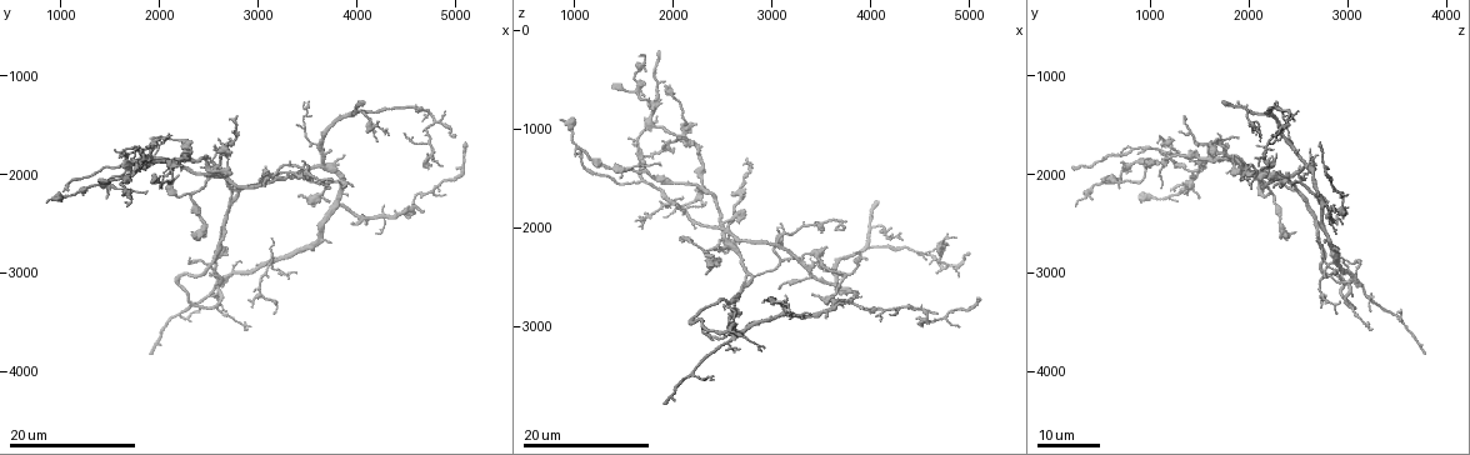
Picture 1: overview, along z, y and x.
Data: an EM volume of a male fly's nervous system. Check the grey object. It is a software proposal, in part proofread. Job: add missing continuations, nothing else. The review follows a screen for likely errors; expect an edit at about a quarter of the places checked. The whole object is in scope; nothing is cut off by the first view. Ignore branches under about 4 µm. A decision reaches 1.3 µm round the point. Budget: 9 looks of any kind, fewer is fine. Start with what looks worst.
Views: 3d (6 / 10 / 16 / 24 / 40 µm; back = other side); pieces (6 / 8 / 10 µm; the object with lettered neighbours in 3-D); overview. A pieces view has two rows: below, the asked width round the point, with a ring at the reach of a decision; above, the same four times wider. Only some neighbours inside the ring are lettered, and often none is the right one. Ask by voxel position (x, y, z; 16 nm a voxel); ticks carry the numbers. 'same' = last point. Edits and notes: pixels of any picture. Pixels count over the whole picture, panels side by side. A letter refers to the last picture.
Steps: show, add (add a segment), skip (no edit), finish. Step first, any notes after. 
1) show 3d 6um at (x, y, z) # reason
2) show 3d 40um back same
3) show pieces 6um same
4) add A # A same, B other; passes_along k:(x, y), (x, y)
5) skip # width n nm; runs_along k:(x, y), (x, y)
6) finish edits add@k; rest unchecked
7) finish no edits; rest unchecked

show 3d 16um at (1840, 1920, 220) # long arm stops here

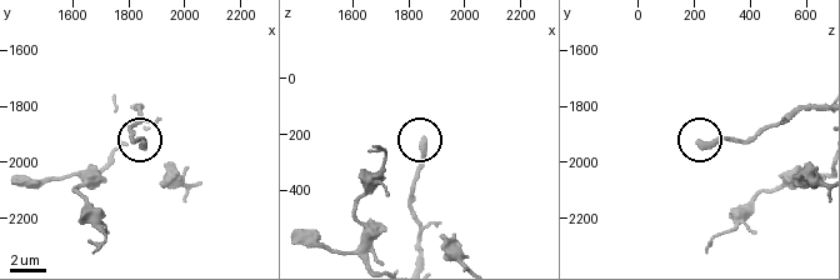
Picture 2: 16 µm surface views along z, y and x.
show pieces 10um at (1860, 1930, 220)

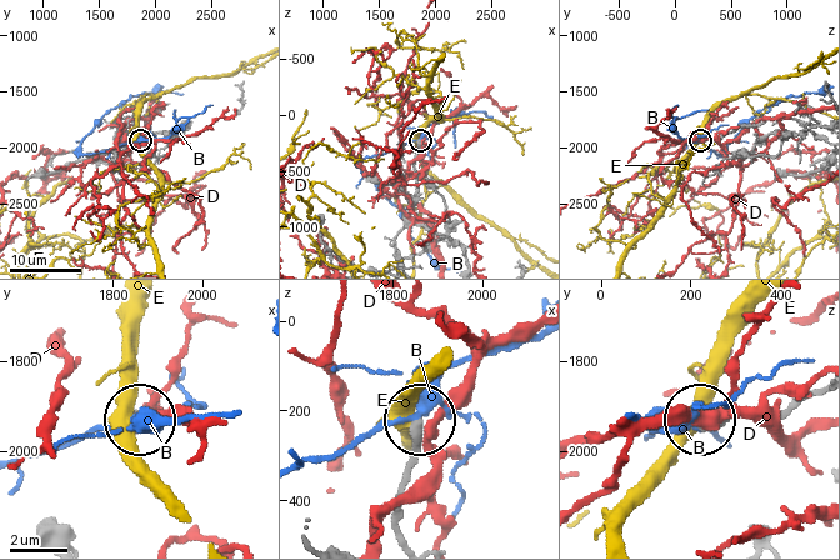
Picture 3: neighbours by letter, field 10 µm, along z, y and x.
skip # B other, D other, E other; no lettered segment goes on from it

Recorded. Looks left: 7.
show 3d 16um at (4040, 1280, 1760) # branch stops here

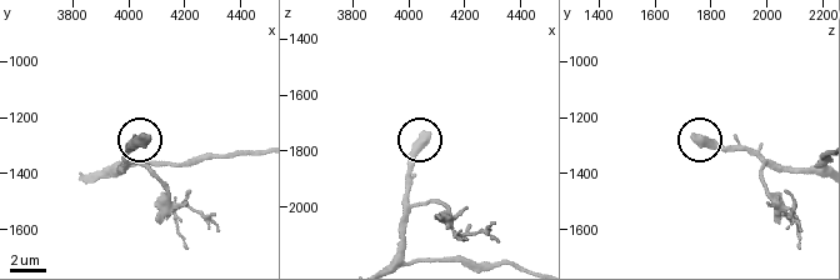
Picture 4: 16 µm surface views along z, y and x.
show pieces 6um at (4060, 1260, 1740)

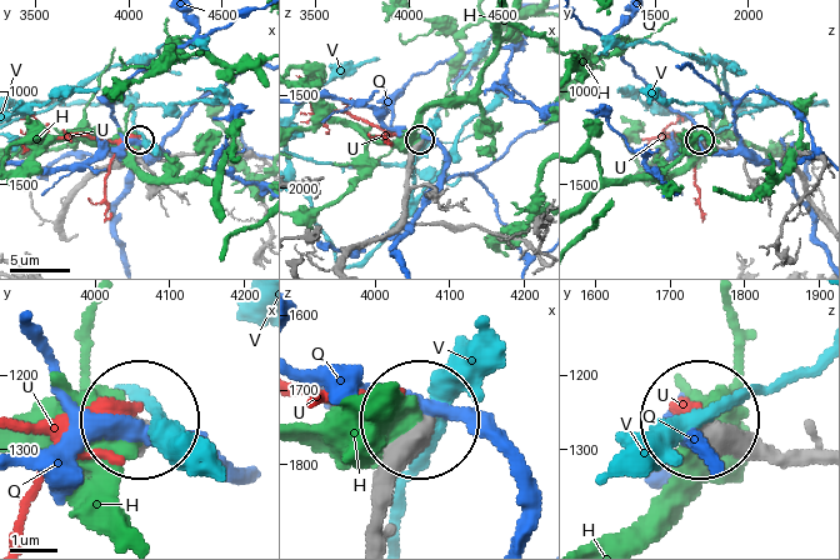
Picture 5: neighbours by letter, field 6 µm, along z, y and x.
skip # H other, Q other, U other, V other; none of them fits

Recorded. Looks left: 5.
show 3d 24um at (1920, 3820, 3780) # an open end

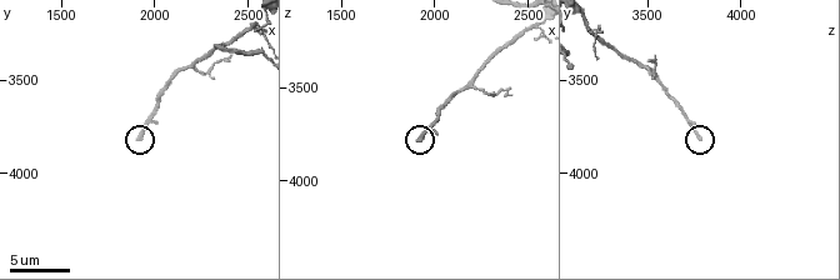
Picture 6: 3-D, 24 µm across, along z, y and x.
show pieces 10um at (1920, 3820, 3780) # see the neighbours

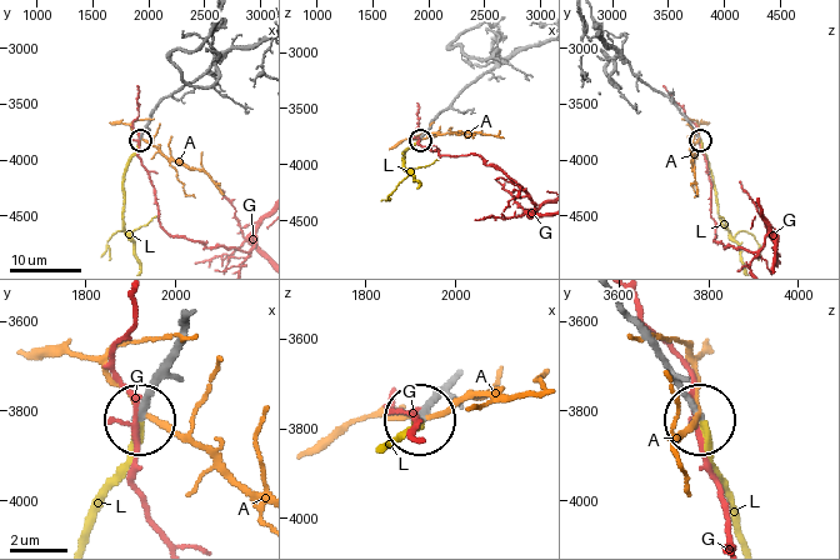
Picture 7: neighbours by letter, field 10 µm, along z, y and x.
add L # A other, G other, L same; the neuron continues

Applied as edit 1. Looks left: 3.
show overview # redraw

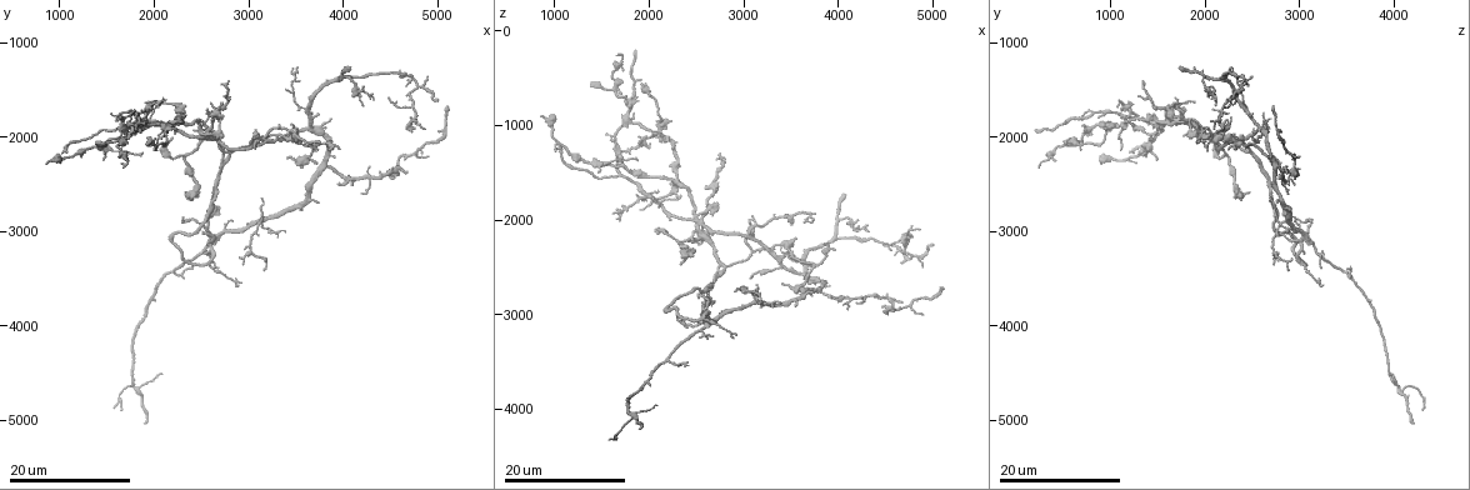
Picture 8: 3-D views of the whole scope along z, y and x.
show 3d 24um at (1920, 5000, 4220) # branch stops here

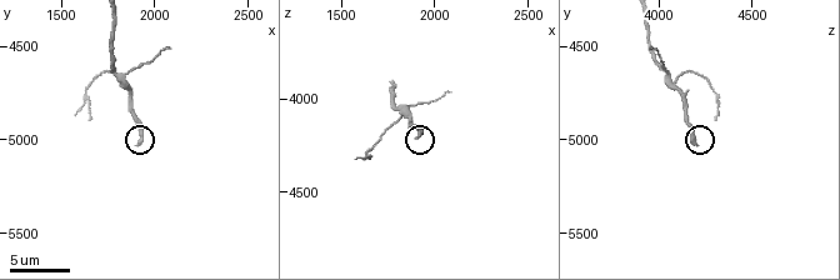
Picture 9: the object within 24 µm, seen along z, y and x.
show pieces 10um at (1900, 5040, 4220)

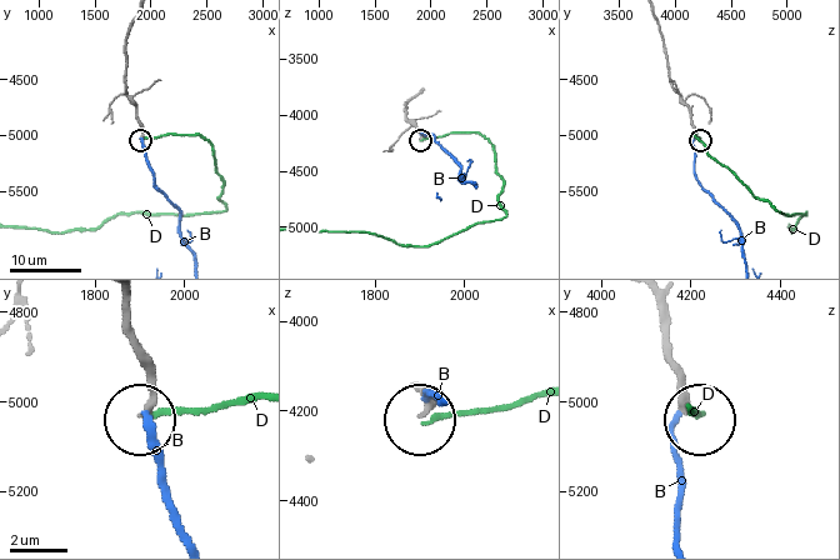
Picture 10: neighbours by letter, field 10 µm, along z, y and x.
add B # B same, D other; passes_along 10:(661, 336), (684, 385), (676, 535); it goes on there

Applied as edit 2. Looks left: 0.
finish edits add@7, add@10; rest unchecked

